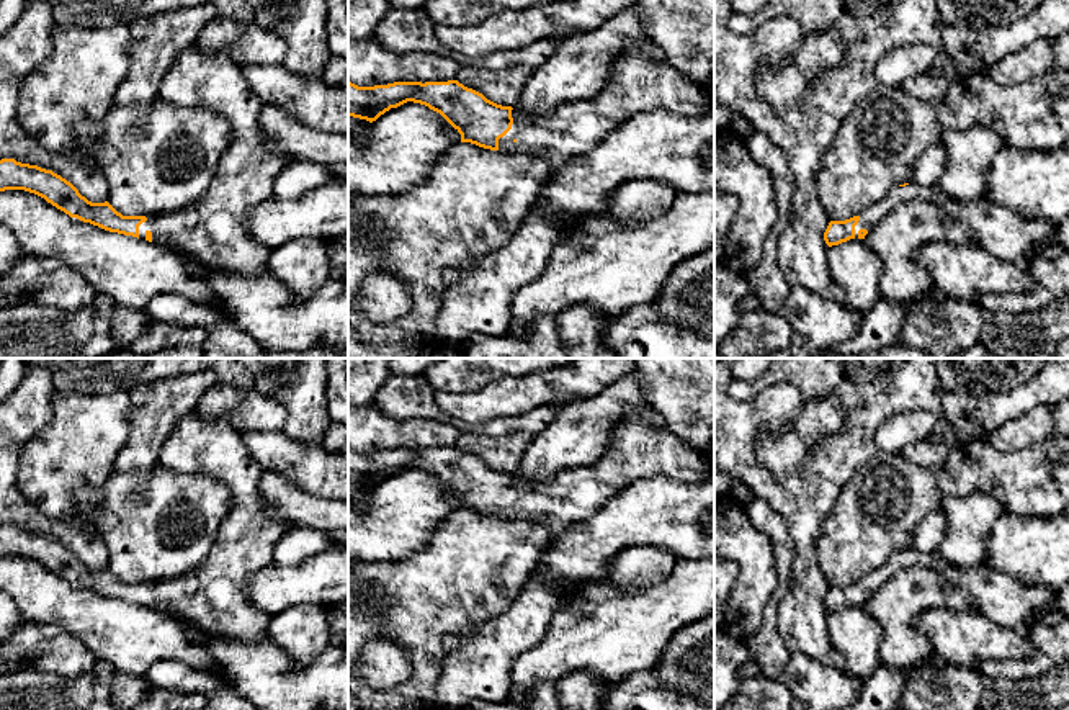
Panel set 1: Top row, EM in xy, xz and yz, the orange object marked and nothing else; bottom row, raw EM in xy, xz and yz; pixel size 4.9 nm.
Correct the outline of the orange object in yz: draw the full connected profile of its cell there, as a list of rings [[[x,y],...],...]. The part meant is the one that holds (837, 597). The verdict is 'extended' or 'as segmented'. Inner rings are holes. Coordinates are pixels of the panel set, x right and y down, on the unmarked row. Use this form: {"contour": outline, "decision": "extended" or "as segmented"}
{"contour": [[[904,550],[891,556],[873,573],[845,587],[830,587],[824,607],[829,613],[865,602],[899,569],[925,566],[943,574],[950,582],[973,597],[979,610],[999,627],[1027,630],[1028,617],[1043,613],[1056,600],[1058,592],[1043,586],[1027,586],[989,564],[956,566],[935,551]]], "decision": "extended"}

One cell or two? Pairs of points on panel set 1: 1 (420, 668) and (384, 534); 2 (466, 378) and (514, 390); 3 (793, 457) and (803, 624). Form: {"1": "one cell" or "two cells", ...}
{"1": "two cells", "2": "two cells", "3": "two cells"}

